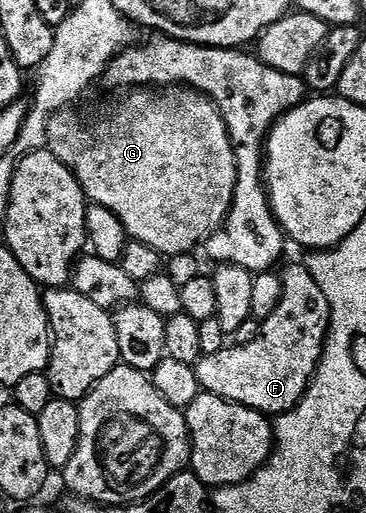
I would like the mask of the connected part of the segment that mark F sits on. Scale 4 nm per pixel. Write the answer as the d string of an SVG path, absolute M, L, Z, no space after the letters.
M303 263L283 269L281 282L283 295L279 299L279 307L275 307L275 311L271 311L271 315L260 322L261 333L255 343L248 343L247 346L234 344L215 355L205 355L195 366L204 392L219 399L234 401L243 407L251 407L266 415L286 413L301 402L303 395L309 390L309 382L317 374L317 364L320 363L321 356L325 354L325 341L329 337L329 304Z

